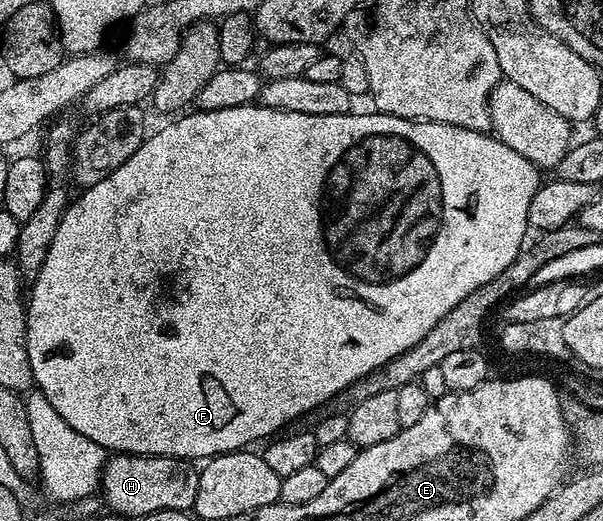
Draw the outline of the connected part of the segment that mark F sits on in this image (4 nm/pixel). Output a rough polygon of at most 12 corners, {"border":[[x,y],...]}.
{"border":[[202,109],[66,209],[33,384],[280,434],[517,258],[542,170]]}

